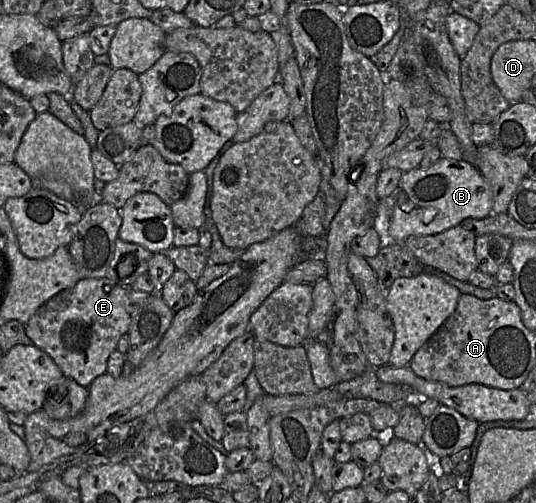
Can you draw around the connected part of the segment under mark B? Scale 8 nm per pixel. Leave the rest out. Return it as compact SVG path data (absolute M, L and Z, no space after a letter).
M441 157L428 169L417 167L404 172L393 194L396 204L388 234L395 243L404 243L410 236L442 233L466 218L483 219L493 213L490 185L476 166L464 160Z

